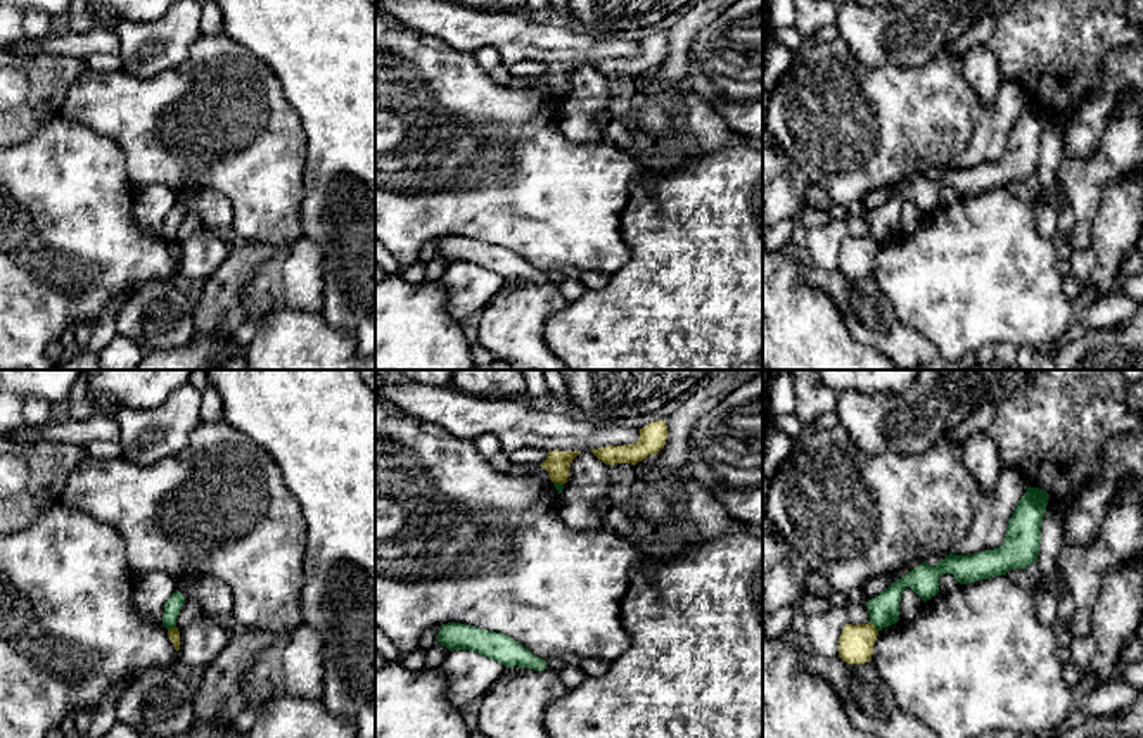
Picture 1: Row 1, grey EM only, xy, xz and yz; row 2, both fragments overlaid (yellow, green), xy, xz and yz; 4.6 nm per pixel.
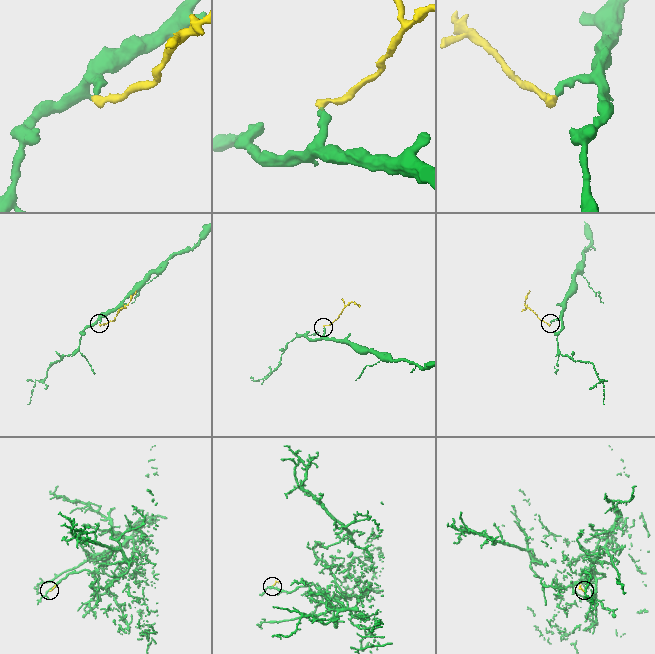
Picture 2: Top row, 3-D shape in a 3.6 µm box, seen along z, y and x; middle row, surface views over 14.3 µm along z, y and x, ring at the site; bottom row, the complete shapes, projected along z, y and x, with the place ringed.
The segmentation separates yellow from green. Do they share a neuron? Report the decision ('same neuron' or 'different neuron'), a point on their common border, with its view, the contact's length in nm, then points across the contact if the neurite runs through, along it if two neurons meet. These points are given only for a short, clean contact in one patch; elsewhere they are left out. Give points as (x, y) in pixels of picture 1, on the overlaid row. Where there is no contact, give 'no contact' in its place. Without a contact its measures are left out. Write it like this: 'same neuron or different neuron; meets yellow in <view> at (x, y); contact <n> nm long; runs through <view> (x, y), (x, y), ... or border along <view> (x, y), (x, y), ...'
different neuron; meets yellow in yz at (874, 626); contact 70 nm long; border along yz (870, 621), (877, 631)

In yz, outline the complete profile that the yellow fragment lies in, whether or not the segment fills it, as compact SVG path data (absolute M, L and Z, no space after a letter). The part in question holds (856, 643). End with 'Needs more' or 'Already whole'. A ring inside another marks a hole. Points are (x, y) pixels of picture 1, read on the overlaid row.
M872 622L846 624L839 638L839 657L847 664L865 664L872 660L878 631Z. Already whole

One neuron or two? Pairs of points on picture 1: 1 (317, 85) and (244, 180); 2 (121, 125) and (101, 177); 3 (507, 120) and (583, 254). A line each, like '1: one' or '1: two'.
1: two
2: two
3: one

